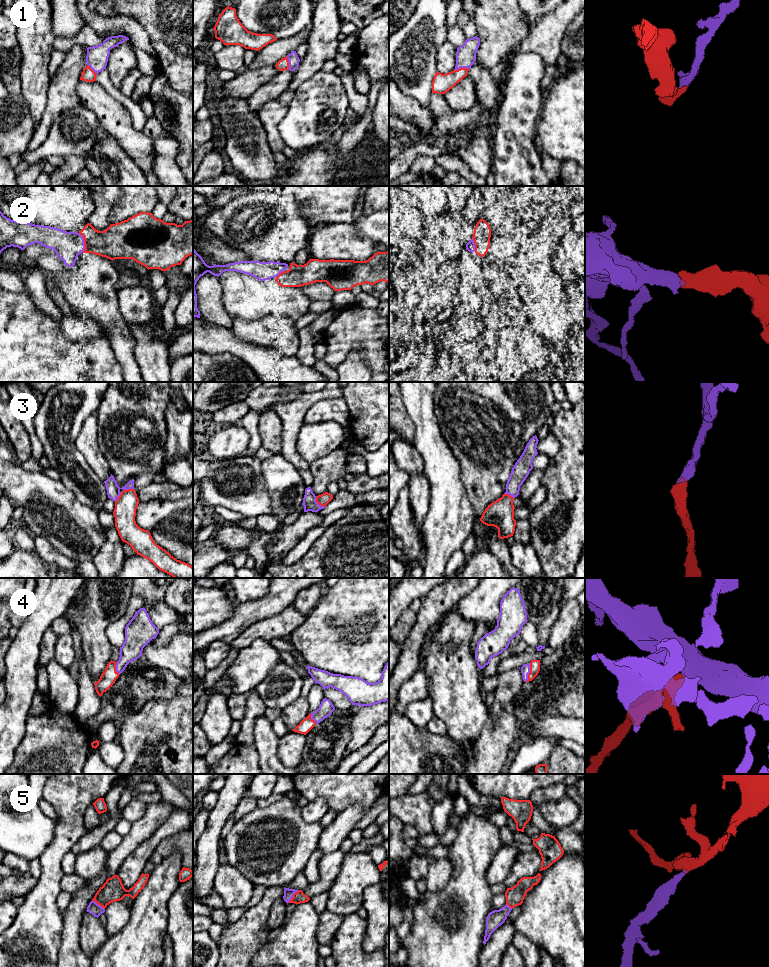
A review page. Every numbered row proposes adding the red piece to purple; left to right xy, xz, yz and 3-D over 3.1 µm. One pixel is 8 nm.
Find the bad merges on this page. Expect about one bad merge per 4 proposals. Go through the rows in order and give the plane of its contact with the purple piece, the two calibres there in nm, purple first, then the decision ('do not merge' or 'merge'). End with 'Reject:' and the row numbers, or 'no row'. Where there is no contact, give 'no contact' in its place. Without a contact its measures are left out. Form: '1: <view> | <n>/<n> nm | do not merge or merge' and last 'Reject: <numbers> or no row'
1: yz | 160/160 nm | merge
2: xy | 220/260 nm | merge
3: xz | 110/90 nm | merge
4: yz | 80/80 nm | merge
5: xz | 80/100 nm | merge
Reject: no row

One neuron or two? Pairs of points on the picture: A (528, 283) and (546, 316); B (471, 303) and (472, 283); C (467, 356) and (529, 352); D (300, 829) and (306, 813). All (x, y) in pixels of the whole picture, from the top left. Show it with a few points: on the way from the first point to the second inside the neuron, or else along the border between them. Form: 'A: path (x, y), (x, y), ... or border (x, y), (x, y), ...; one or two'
A: path (536, 291), (544, 299), (546, 308); one
B: path (471, 298), (471, 288); one
C: path (482, 359), (488, 357), (494, 362), (514, 362); one
D: border (300, 808), (300, 816), (305, 821), (319, 821); two

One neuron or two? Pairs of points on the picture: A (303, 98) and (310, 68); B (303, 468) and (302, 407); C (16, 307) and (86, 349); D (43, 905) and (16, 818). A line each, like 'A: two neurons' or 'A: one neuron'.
A: two neurons
B: one neuron
C: one neuron
D: two neurons

